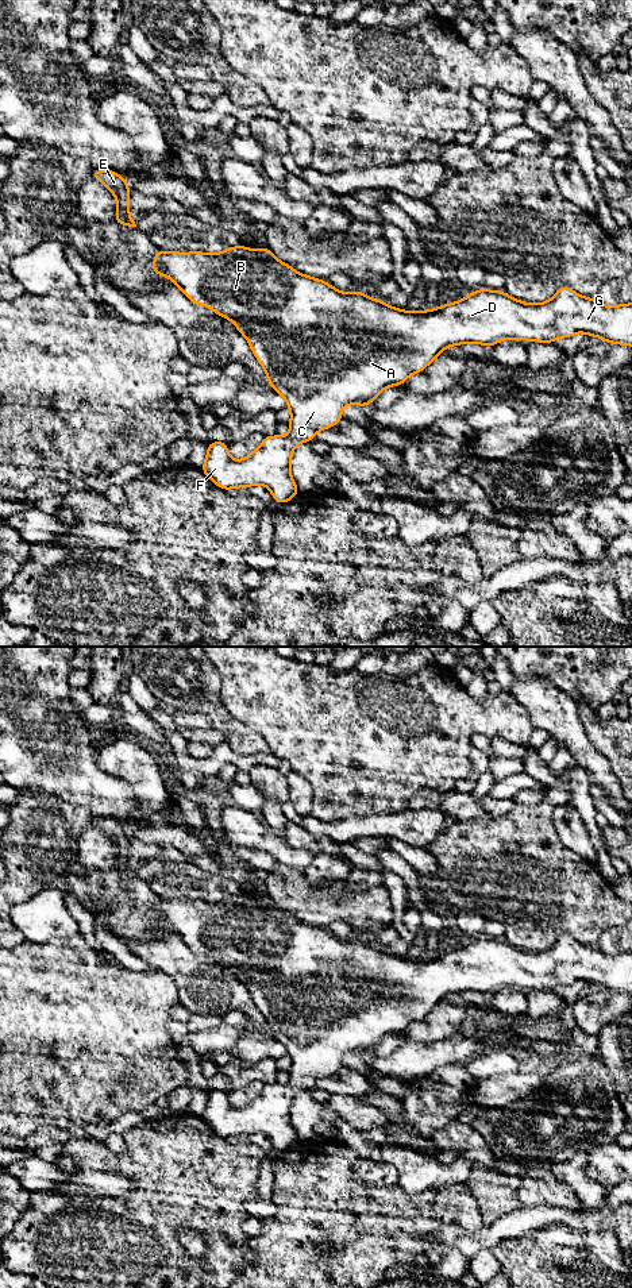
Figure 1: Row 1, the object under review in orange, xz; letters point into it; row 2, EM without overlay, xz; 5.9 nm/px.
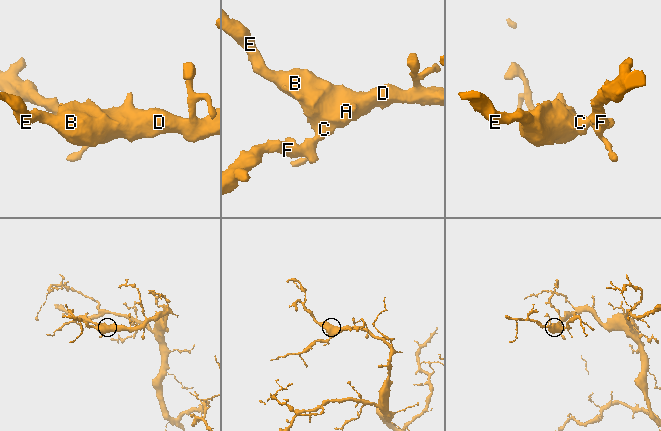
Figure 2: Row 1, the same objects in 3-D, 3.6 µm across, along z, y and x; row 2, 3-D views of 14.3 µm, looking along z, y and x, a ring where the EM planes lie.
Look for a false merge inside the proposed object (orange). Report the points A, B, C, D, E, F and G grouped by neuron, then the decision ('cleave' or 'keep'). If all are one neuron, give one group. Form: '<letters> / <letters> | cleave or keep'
A B C D E F G | keep

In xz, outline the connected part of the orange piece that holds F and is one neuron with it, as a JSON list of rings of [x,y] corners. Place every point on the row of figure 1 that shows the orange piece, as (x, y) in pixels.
[[[242,244],[213,255],[158,248],[150,267],[154,273],[170,278],[192,302],[232,320],[265,369],[269,385],[286,400],[292,412],[288,436],[265,436],[262,444],[242,460],[230,458],[228,444],[209,441],[201,467],[201,471],[223,490],[265,485],[278,505],[300,493],[290,475],[290,458],[297,443],[311,441],[319,431],[338,425],[343,406],[351,404],[369,406],[385,387],[401,386],[408,377],[423,371],[448,346],[477,343],[490,348],[508,339],[552,343],[558,338],[570,338],[578,332],[598,336],[612,344],[632,346],[632,304],[609,308],[596,298],[579,296],[567,286],[558,288],[556,294],[542,304],[525,304],[504,290],[479,289],[460,301],[439,305],[436,309],[406,312],[389,306],[382,300],[373,300],[363,290],[344,293],[325,281],[300,274],[288,263],[278,261],[267,247],[250,250]]]

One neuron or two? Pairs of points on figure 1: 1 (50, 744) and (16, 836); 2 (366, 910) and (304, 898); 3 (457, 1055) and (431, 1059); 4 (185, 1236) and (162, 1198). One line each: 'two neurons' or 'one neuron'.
1: two neurons
2: one neuron
3: one neuron
4: two neurons

